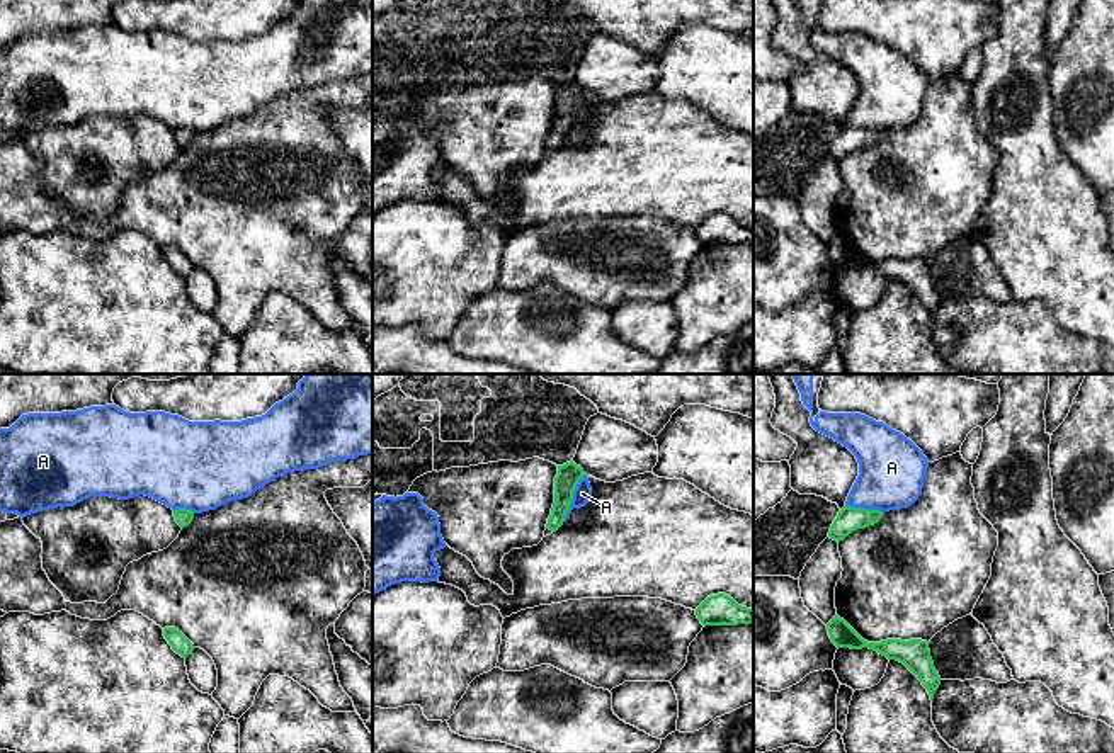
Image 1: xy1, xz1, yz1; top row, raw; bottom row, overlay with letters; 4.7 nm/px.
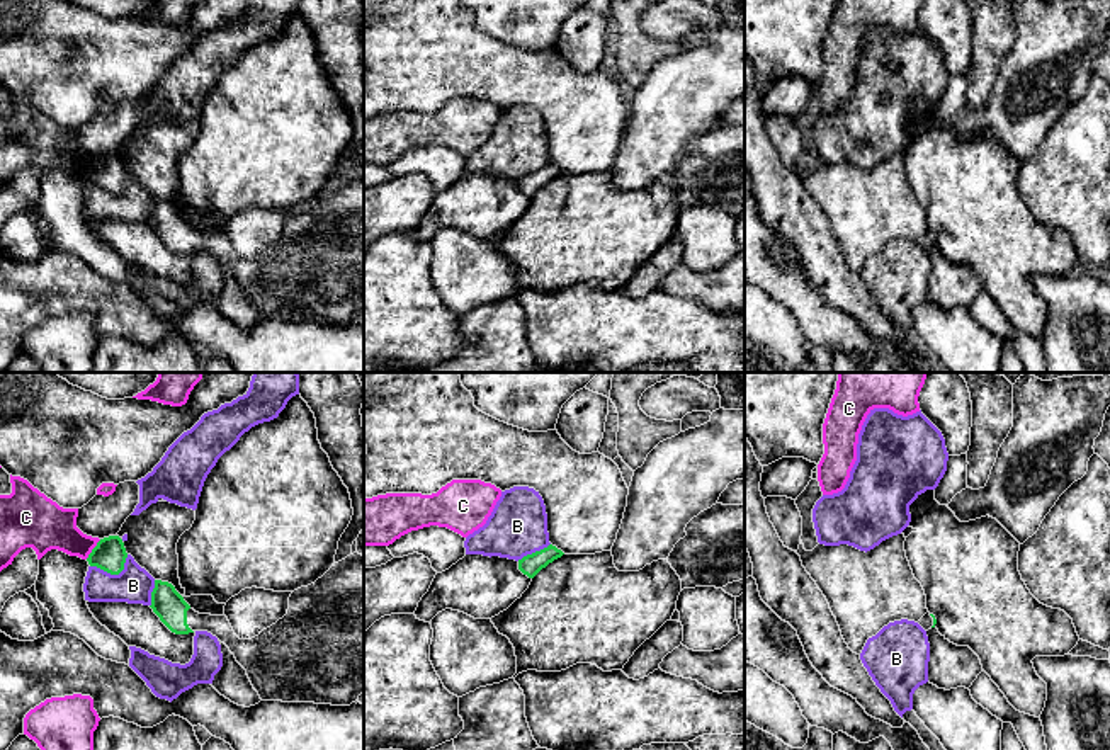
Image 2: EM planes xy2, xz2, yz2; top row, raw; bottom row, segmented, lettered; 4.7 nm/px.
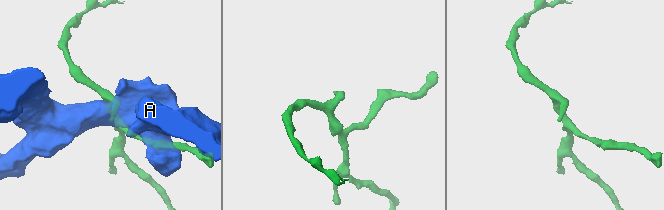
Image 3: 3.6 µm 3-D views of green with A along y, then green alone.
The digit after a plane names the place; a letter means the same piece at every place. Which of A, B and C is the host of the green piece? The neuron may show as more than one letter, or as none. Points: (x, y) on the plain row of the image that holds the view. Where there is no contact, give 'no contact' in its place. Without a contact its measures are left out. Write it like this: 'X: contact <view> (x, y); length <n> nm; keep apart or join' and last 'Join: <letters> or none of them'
A: contact xz1 (572, 118); length 240 nm; keep apart
B: contact xy2 (113, 193); length 190 nm; keep apart
C: contact xy2 (92, 169); length 120 nm; keep apart
Join: none of them

